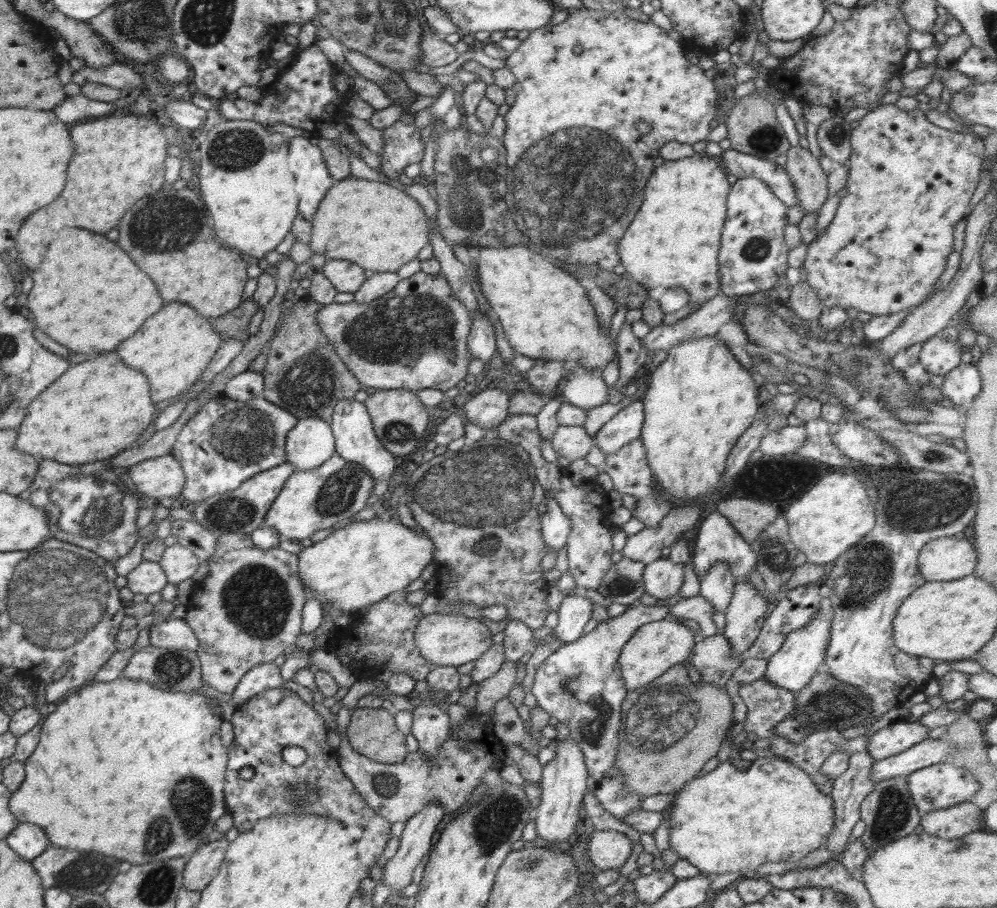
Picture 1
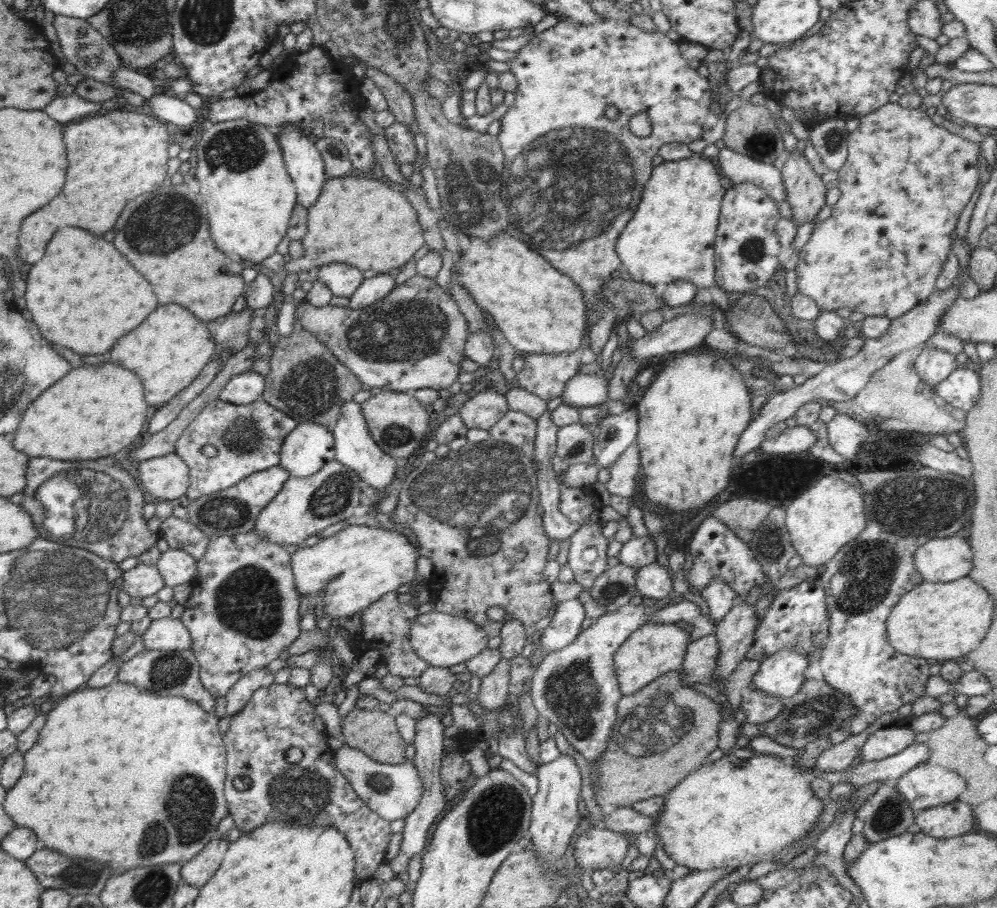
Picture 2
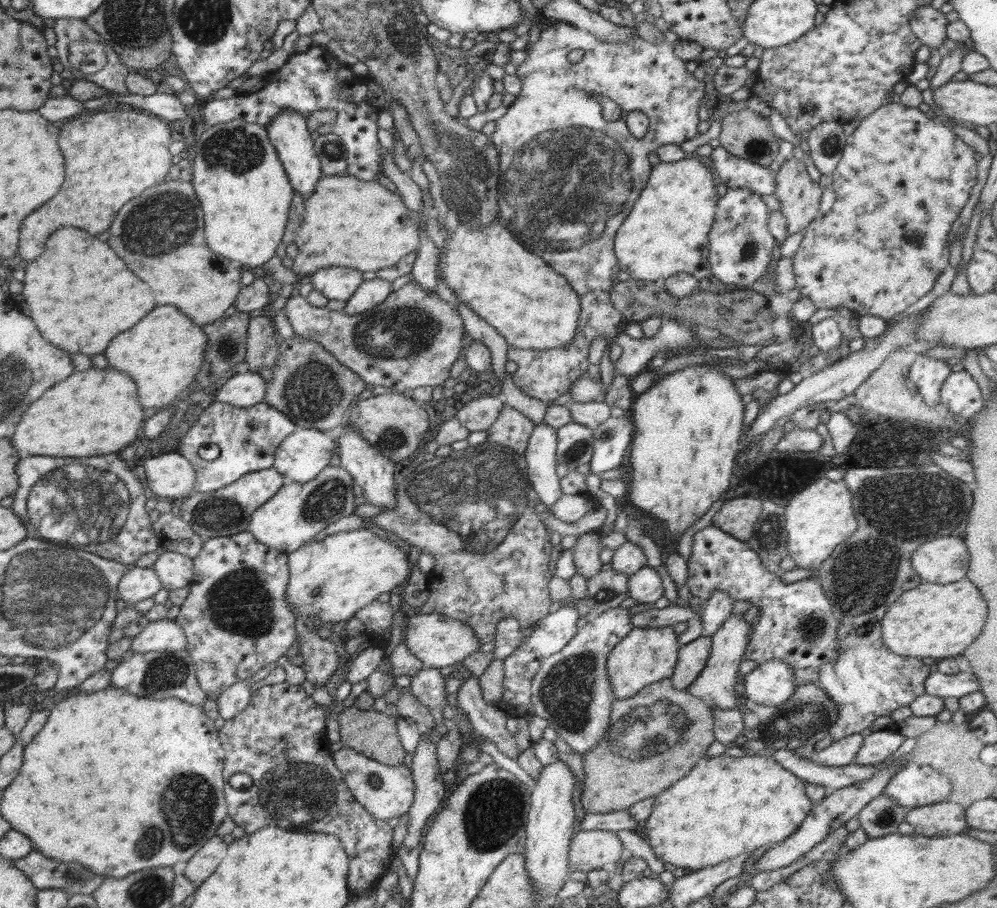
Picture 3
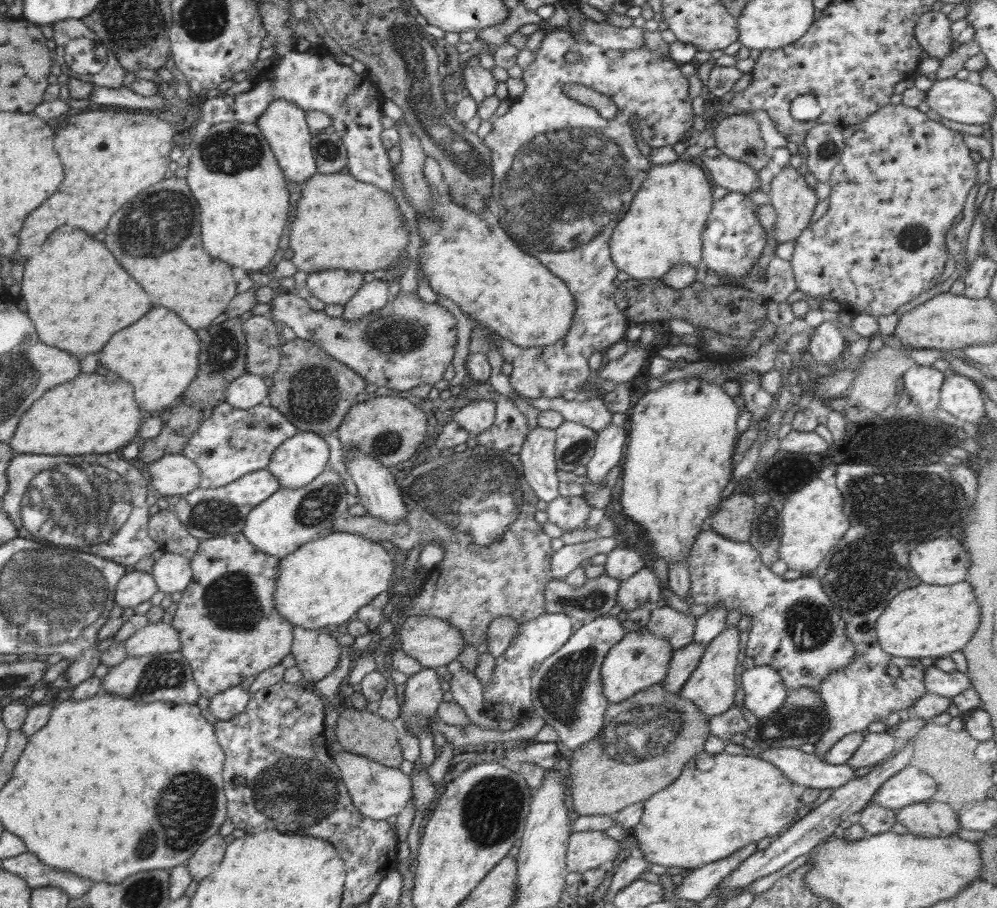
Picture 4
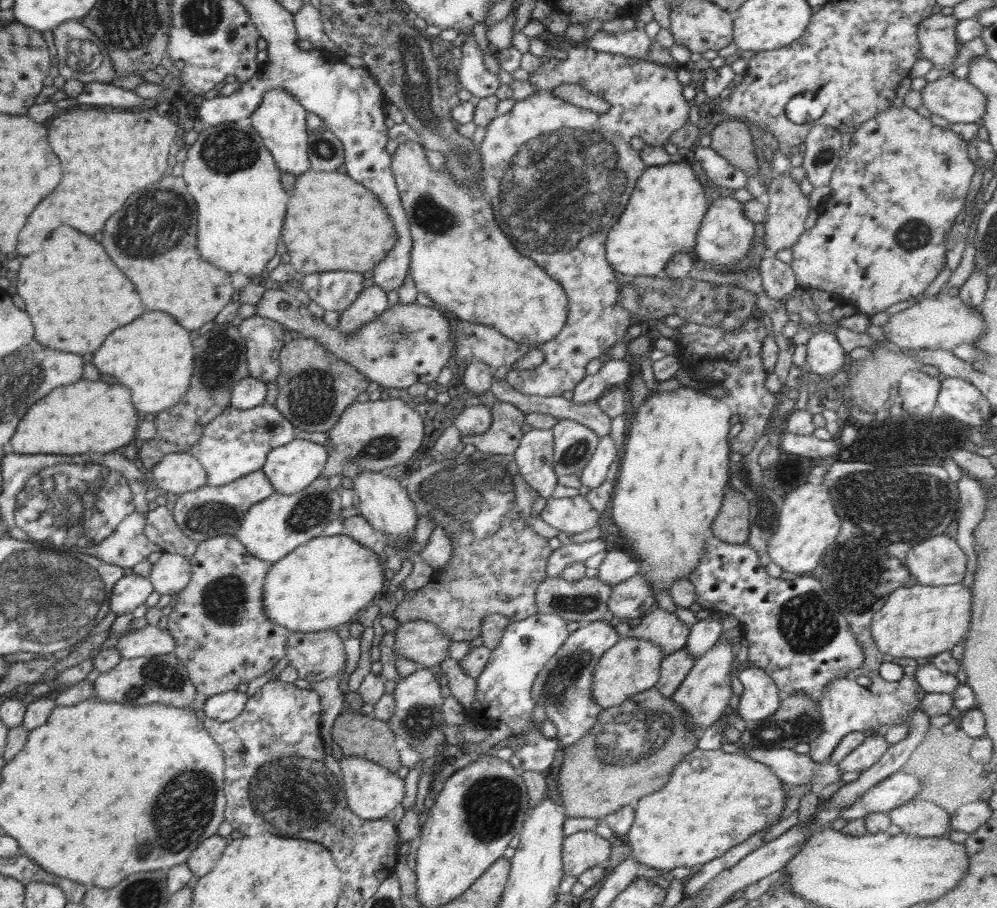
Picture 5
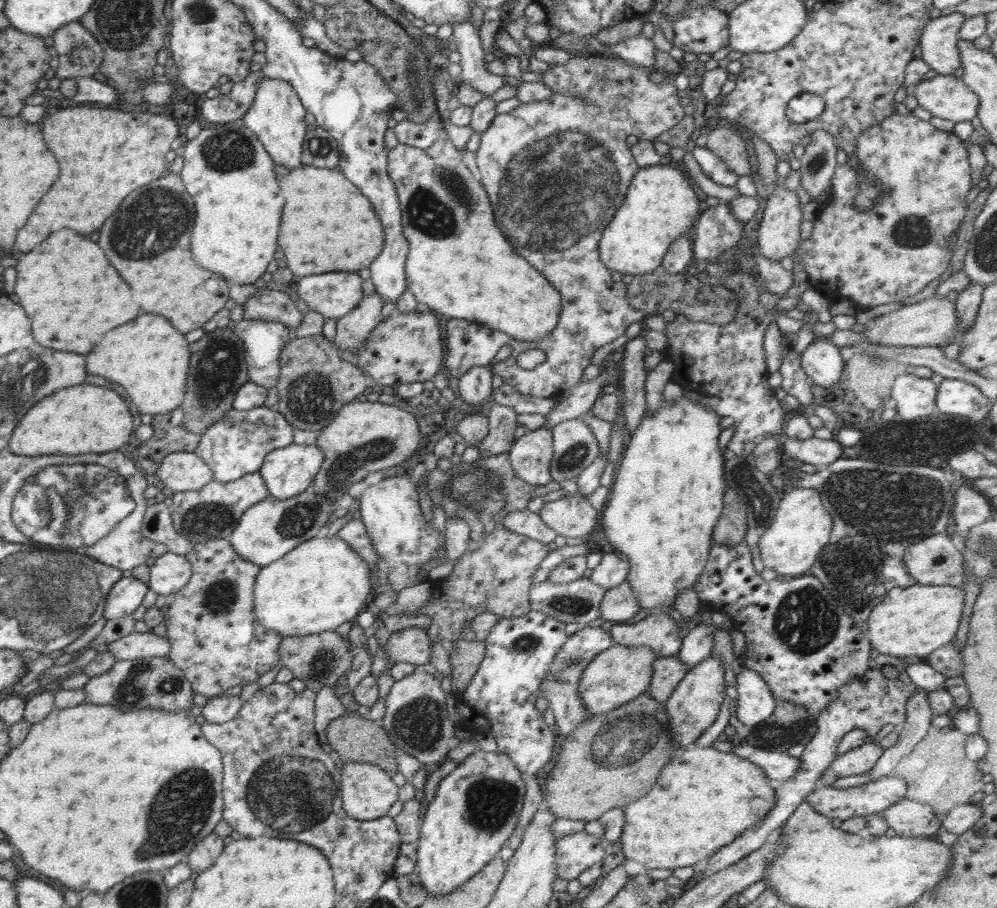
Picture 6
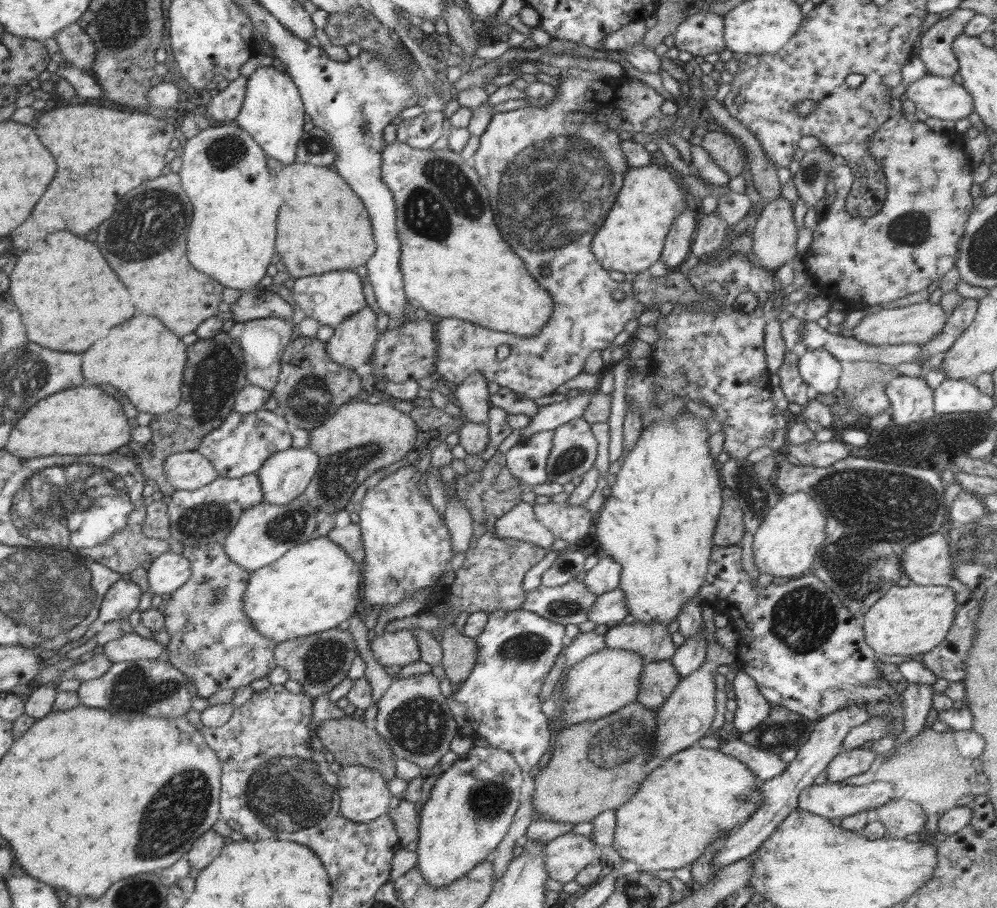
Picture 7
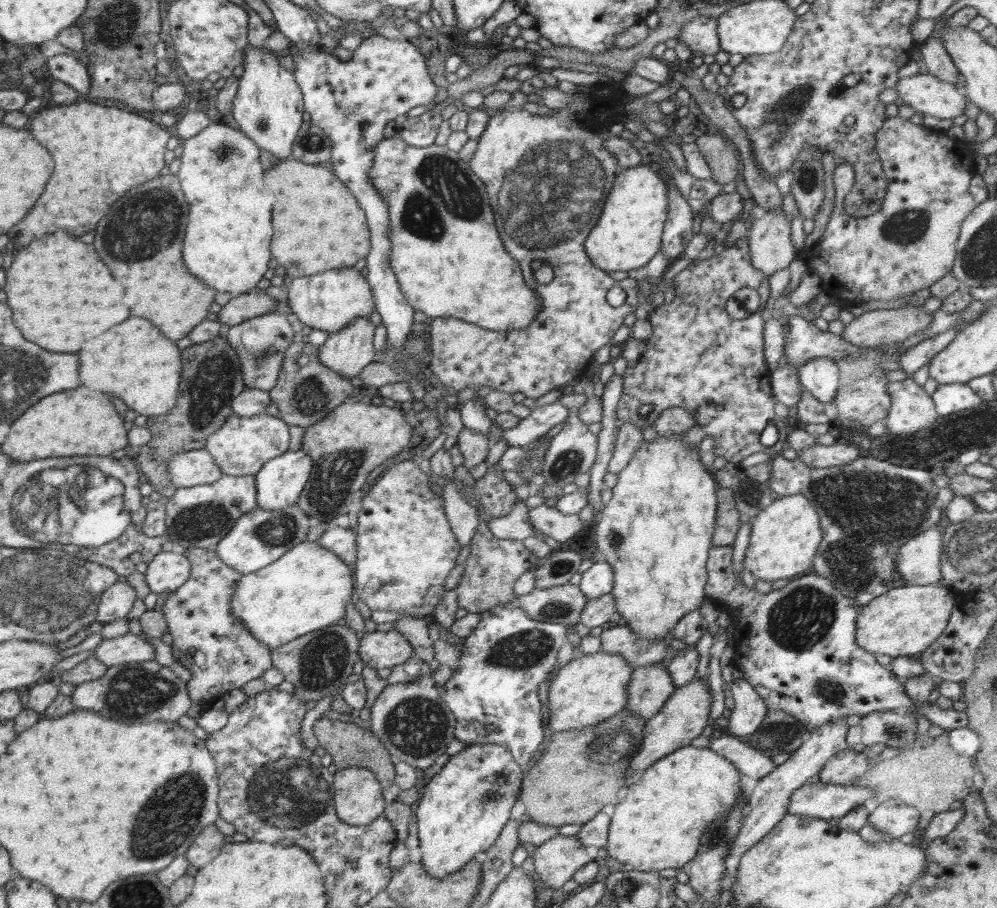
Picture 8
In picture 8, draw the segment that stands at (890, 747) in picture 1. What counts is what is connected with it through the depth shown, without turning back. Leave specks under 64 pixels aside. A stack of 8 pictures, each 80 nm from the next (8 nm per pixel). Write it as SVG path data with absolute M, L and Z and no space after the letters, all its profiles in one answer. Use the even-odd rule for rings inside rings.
M846 748L828 759L818 773L819 781L824 784L848 786L862 778L869 769L868 756Z

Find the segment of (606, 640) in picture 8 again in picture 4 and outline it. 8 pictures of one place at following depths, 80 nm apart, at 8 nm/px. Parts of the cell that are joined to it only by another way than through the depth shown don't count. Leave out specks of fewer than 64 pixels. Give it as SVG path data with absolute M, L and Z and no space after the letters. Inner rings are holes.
M665 605L652 610L648 623L643 627L637 620L626 619L621 623L626 633L647 630L659 638L669 640L671 648L675 651L693 641L696 621L692 613L680 613Z

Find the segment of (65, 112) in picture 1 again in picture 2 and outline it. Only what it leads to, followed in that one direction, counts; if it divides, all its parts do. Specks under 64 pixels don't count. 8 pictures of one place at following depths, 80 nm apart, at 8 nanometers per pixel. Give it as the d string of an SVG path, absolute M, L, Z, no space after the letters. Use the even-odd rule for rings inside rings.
M75 92L66 97L52 99L43 111L56 120L56 122L68 124L74 120L82 119L88 115L103 113L100 103L84 100Z

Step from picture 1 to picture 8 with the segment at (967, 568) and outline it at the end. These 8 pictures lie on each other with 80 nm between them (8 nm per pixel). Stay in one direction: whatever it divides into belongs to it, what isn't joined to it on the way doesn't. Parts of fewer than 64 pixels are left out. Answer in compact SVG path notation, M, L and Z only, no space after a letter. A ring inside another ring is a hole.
M934 526L900 546L896 570L908 584L939 584L940 559L944 552L941 540L941 528Z

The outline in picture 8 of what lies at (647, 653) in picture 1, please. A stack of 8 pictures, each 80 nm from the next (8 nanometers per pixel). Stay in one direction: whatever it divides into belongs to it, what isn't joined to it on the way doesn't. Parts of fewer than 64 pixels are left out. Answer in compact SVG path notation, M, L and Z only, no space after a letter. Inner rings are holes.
M602 650L590 655L574 656L566 665L558 672L555 679L551 682L548 692L548 727L552 731L568 731L595 726L596 724L606 721L608 718L616 716L622 712L628 703L628 682L632 678L634 672L633 666L630 666L623 656L608 654Z

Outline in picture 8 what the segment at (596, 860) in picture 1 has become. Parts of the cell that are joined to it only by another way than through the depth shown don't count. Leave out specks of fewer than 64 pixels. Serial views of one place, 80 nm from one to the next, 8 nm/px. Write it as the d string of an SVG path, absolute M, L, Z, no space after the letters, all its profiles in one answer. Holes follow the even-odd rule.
M553 836L537 846L532 854L537 880L556 890L572 880L573 874L590 861L586 846L575 836Z

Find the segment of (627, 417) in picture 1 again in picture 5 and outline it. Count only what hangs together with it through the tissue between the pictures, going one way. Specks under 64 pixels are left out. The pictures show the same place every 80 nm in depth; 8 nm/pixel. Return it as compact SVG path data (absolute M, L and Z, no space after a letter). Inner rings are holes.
M610 435L603 436L588 464L583 468L582 476L579 478L582 485L590 489L599 487L606 480L610 464L618 456L617 452L618 449Z

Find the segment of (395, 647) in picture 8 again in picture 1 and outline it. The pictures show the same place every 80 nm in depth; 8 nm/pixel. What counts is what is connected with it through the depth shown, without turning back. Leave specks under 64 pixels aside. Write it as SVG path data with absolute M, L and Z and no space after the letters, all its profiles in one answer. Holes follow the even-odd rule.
M454 613L424 615L416 625L414 640L420 654L437 666L460 666L481 657L492 642L493 634L479 619L457 616Z

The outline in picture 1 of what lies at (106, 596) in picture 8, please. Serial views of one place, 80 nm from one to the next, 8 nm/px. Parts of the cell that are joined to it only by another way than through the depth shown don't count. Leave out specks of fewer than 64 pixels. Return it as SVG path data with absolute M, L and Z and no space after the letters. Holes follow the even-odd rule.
M146 560L138 564L125 577L127 587L134 594L154 594L154 592L160 592L169 583L160 563Z

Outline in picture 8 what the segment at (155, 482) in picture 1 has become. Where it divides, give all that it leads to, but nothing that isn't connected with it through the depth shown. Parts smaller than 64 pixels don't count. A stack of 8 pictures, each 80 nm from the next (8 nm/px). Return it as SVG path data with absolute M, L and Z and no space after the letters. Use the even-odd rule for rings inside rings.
M206 449L175 454L166 471L177 488L212 484L223 476L216 466L216 461Z

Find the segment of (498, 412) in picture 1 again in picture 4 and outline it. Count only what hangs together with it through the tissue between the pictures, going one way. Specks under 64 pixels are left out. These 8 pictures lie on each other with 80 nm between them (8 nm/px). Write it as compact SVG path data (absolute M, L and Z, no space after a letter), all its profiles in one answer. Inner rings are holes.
M494 399L472 401L461 407L453 416L453 421L472 436L488 430L495 419Z

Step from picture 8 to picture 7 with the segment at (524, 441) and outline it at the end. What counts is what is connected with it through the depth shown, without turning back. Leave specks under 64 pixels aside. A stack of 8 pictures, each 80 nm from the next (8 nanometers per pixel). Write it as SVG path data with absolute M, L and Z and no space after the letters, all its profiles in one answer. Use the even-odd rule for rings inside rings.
M582 390L582 393L576 397L568 397L562 402L541 406L531 416L530 424L521 428L521 439L543 430L554 430L575 418L583 418L593 396L594 393Z

